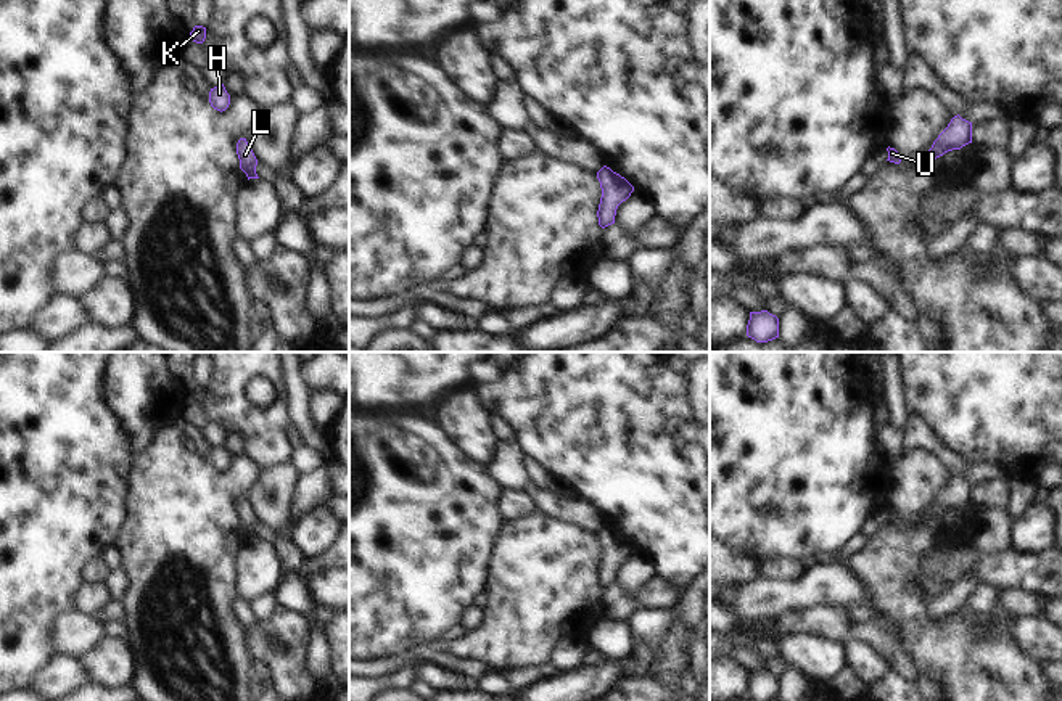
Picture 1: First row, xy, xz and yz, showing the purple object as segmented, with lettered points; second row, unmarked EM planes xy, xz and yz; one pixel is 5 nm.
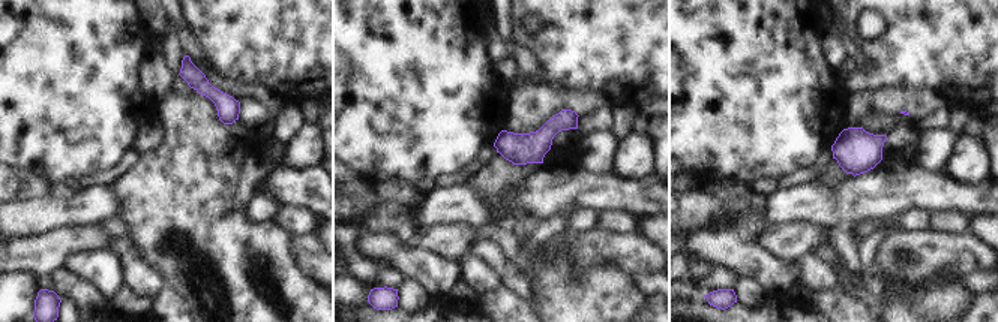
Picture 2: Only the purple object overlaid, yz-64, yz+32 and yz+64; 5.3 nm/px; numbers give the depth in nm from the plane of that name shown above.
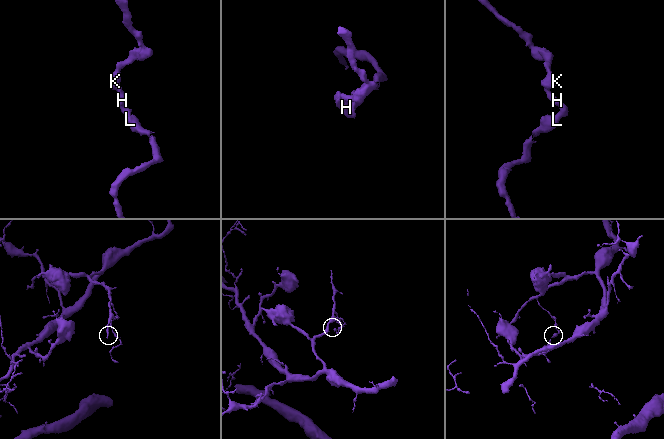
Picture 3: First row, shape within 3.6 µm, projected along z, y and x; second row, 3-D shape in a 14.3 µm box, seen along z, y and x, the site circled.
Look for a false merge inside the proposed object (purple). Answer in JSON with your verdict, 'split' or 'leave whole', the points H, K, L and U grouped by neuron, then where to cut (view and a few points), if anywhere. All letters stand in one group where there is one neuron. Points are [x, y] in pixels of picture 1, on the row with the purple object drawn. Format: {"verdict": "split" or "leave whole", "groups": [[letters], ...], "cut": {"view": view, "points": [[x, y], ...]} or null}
{"verdict": "leave whole", "groups": [["H", "K", "L", "U"]], "cut": null}

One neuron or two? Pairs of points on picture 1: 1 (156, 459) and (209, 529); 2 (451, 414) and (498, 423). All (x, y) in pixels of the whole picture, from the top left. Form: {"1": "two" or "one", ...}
{"1": "one", "2": "two"}

